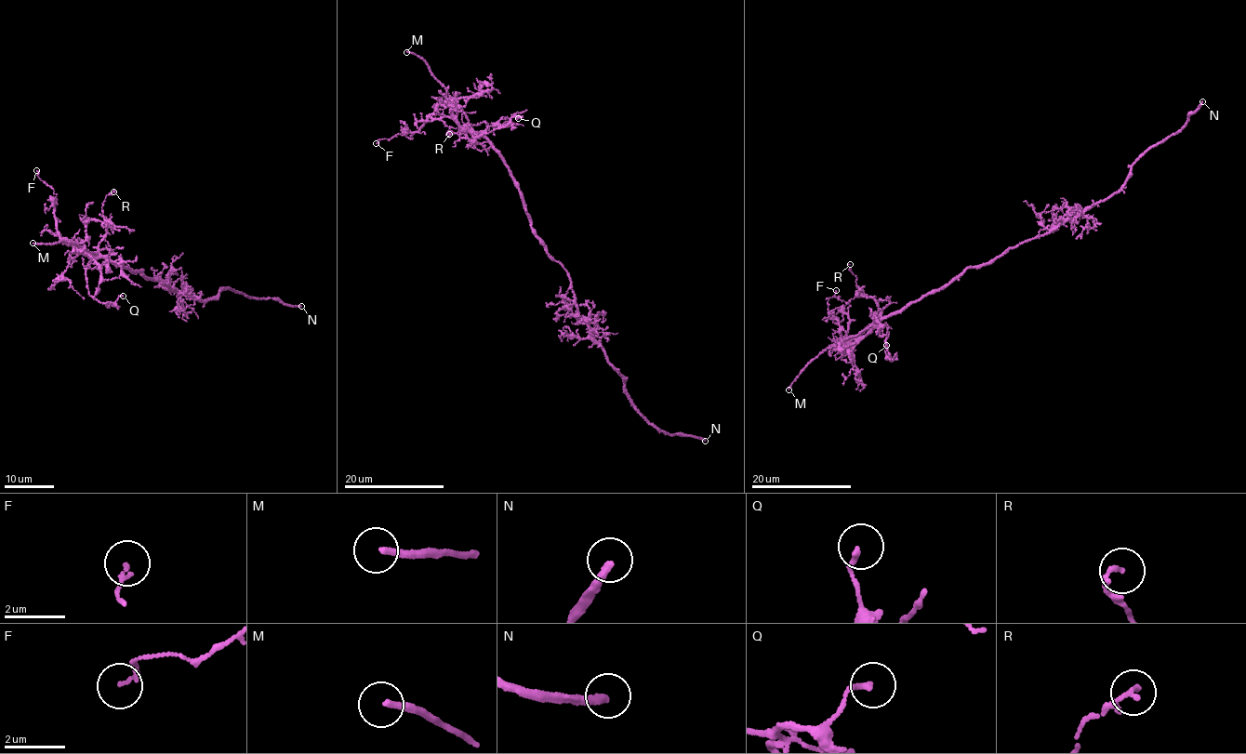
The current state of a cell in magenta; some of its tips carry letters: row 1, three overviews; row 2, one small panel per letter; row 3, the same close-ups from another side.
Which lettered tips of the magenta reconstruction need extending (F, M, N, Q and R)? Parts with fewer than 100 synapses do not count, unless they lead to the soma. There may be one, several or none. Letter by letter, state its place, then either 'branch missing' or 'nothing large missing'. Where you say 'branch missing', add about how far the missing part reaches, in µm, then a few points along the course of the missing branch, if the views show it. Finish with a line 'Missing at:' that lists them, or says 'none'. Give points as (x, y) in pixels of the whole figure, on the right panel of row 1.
F: (836, 290) | nothing large missing
M: (788, 390) | branch missing | 45 µm
N: (1202, 101) | branch missing | 45 µm
Q: (886, 345) | nothing large missing
R: (850, 264) | nothing large missing
Missing at: M, N

